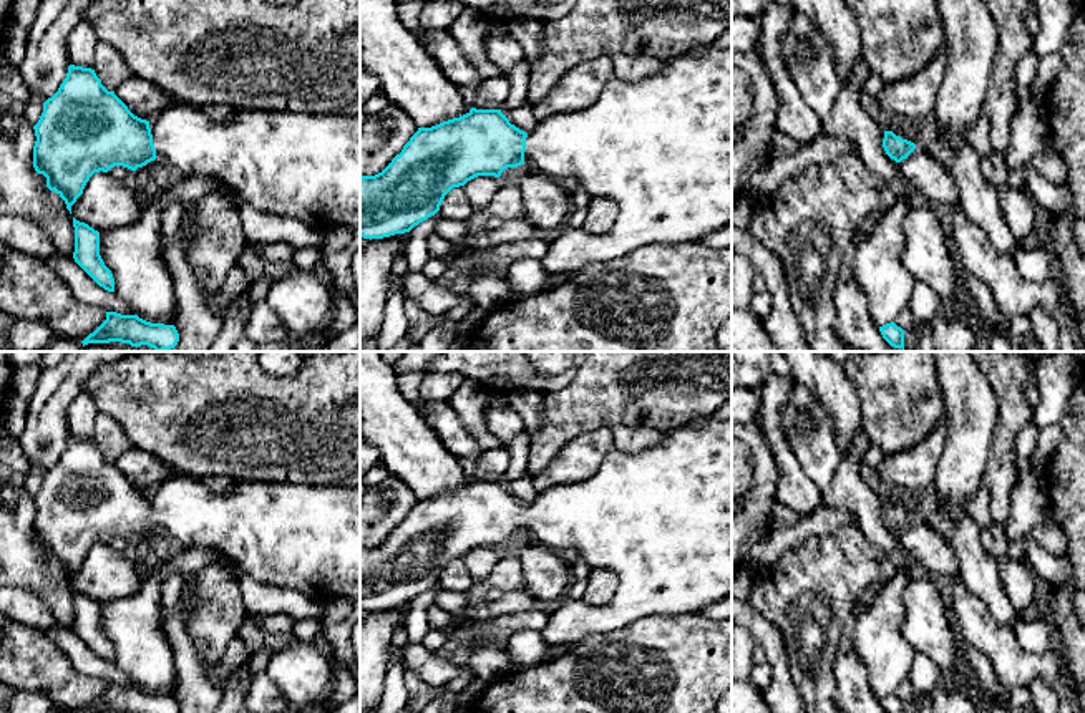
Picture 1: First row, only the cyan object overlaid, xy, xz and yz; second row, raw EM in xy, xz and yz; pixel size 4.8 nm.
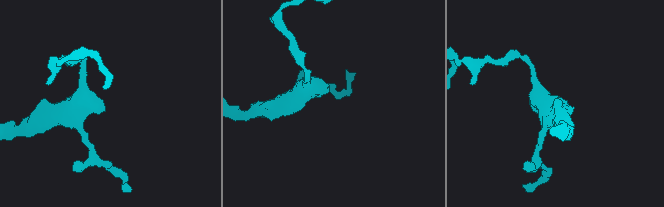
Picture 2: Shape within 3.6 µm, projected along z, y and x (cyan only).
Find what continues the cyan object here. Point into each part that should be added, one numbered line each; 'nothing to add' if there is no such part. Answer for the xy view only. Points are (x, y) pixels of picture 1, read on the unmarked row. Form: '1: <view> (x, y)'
1: xy (306, 538)

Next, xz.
1: xz (661, 518)

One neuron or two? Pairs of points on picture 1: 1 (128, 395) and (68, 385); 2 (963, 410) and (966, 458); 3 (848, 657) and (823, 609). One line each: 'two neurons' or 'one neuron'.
1: two neurons
2: one neuron
3: two neurons

